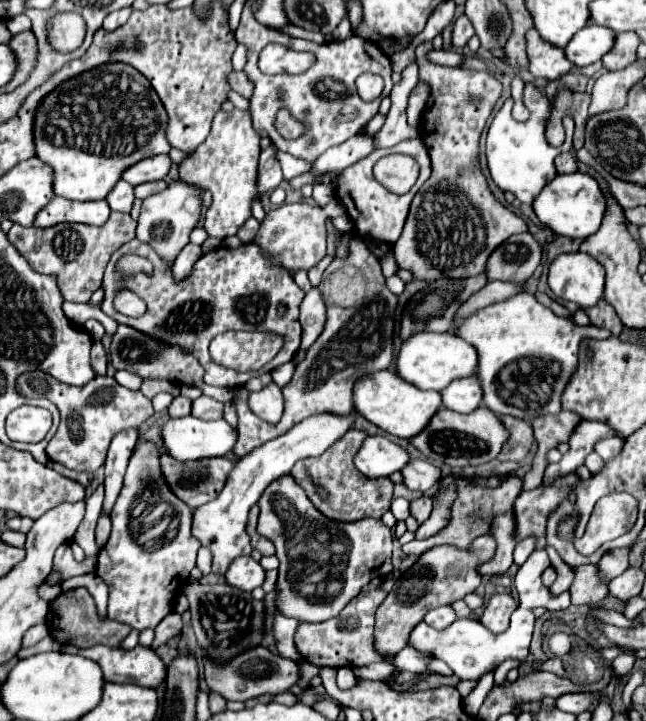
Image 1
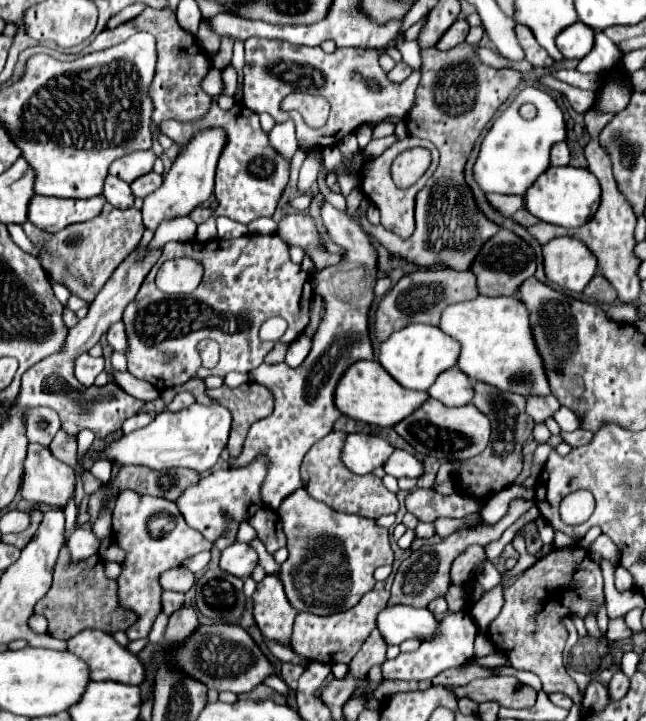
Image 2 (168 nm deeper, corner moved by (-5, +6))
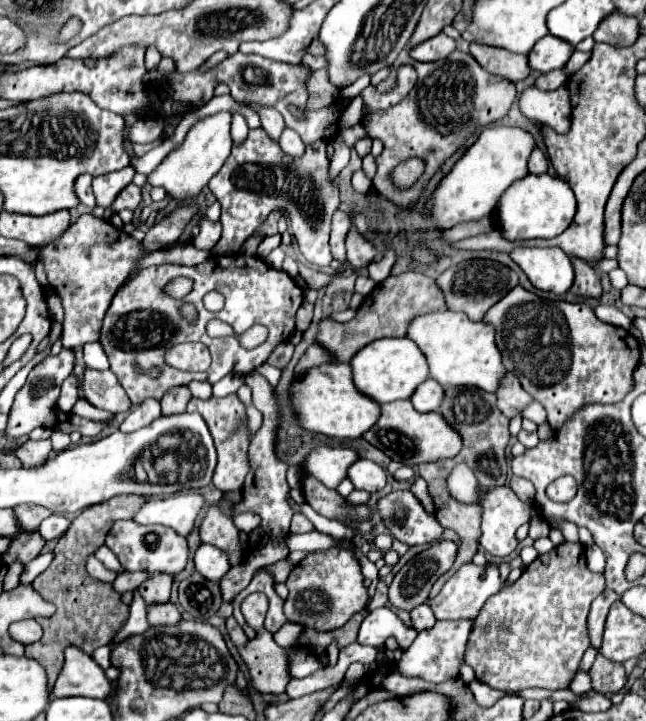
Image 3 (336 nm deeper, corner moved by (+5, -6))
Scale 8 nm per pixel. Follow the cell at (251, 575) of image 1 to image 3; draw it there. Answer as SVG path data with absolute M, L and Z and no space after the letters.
M200 544L194 554L194 568L208 580L220 580L230 570L230 562L224 550L212 544Z

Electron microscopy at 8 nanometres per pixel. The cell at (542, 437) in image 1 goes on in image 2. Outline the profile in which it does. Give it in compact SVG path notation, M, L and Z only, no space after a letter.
M554 396L548 398L528 398L526 404L526 412L528 416L532 416L534 422L546 422L548 418L552 418L560 408L560 402Z

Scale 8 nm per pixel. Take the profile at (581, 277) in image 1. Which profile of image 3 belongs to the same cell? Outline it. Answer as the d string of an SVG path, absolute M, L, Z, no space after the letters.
M522 246L508 254L528 276L534 288L562 294L574 282L574 268L560 248Z

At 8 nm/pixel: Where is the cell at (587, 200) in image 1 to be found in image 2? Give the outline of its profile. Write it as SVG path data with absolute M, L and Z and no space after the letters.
M560 166L560 168L548 168L536 180L528 192L524 194L526 198L526 210L540 218L542 222L550 222L556 226L564 228L580 228L596 214L596 208L600 206L600 184L592 172L586 168L574 168L574 166Z

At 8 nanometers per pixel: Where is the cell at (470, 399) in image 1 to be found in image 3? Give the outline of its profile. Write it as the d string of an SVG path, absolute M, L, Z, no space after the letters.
M432 378L424 380L424 384L416 388L414 396L410 396L410 402L418 412L434 412L434 408L438 408L442 400L444 400L444 388Z

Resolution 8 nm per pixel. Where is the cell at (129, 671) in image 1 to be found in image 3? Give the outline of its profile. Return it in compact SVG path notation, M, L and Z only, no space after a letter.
M66 648L62 672L54 684L54 698L84 696L106 700L112 692L112 684L104 676L104 670L78 648Z

